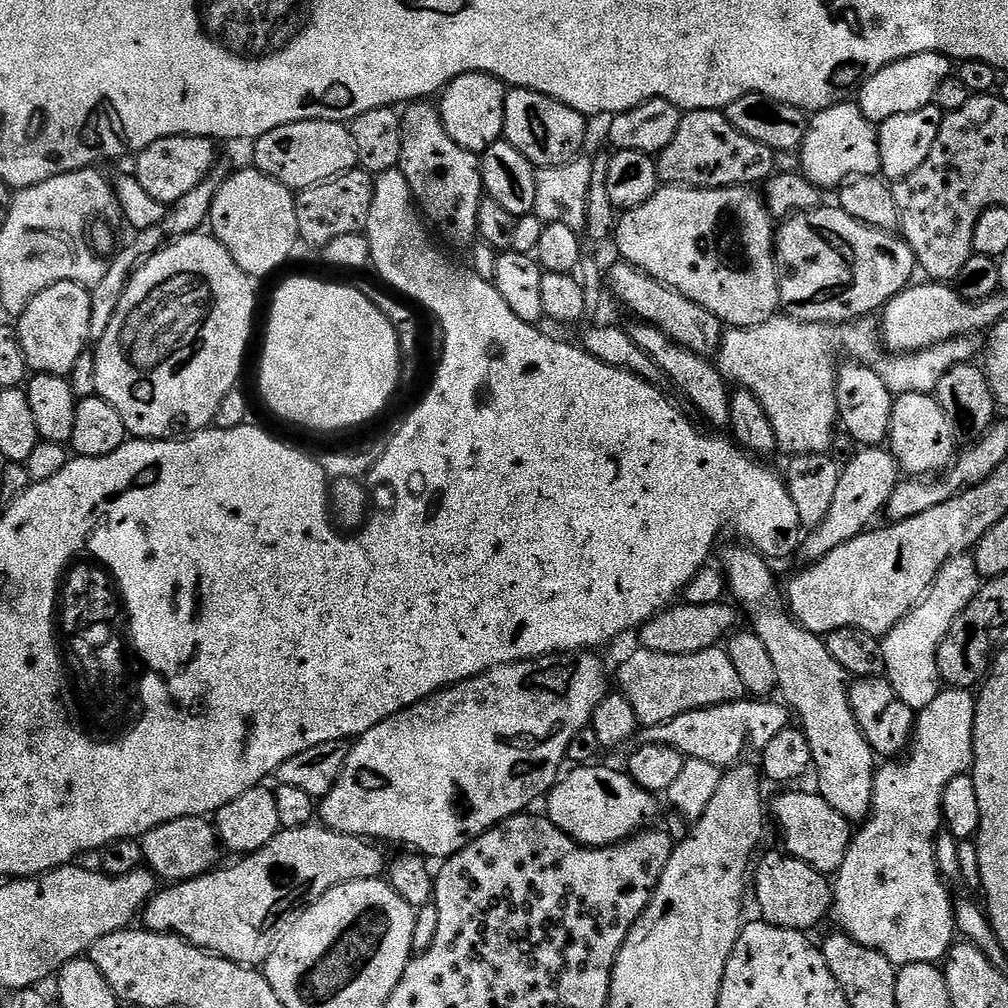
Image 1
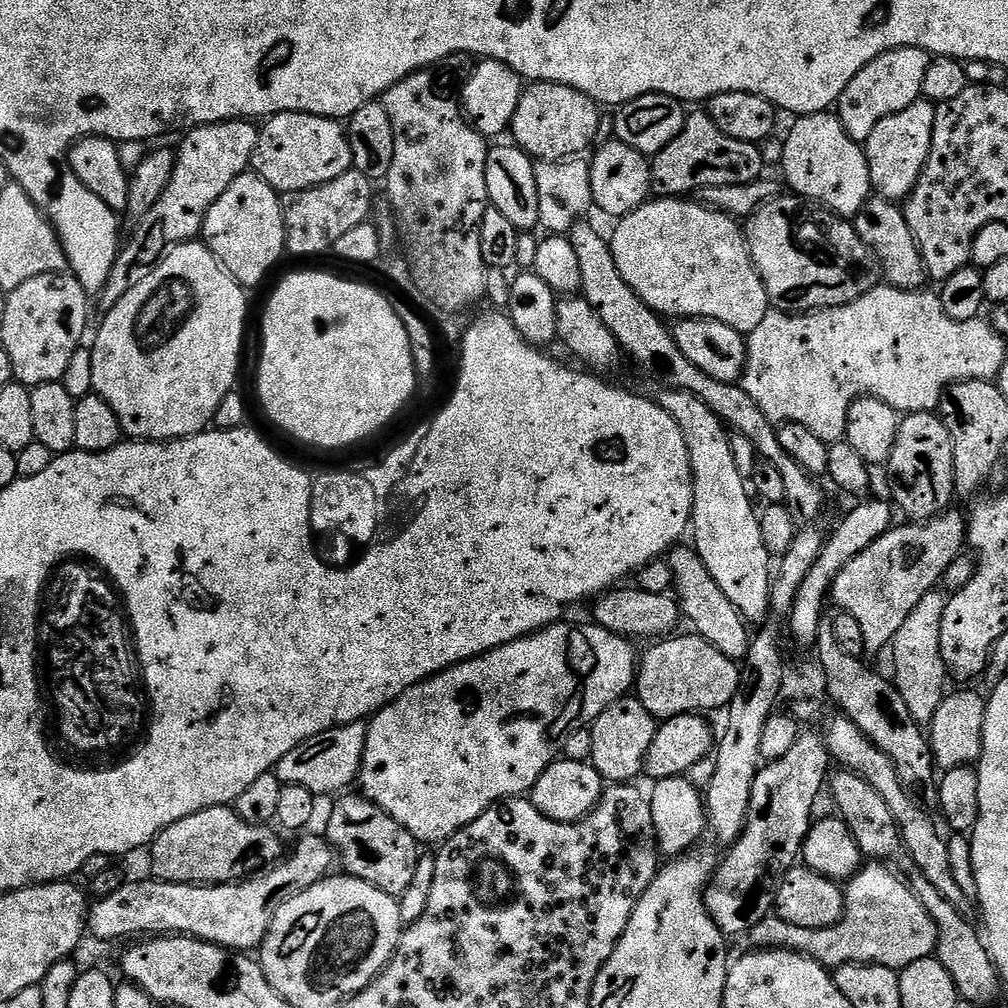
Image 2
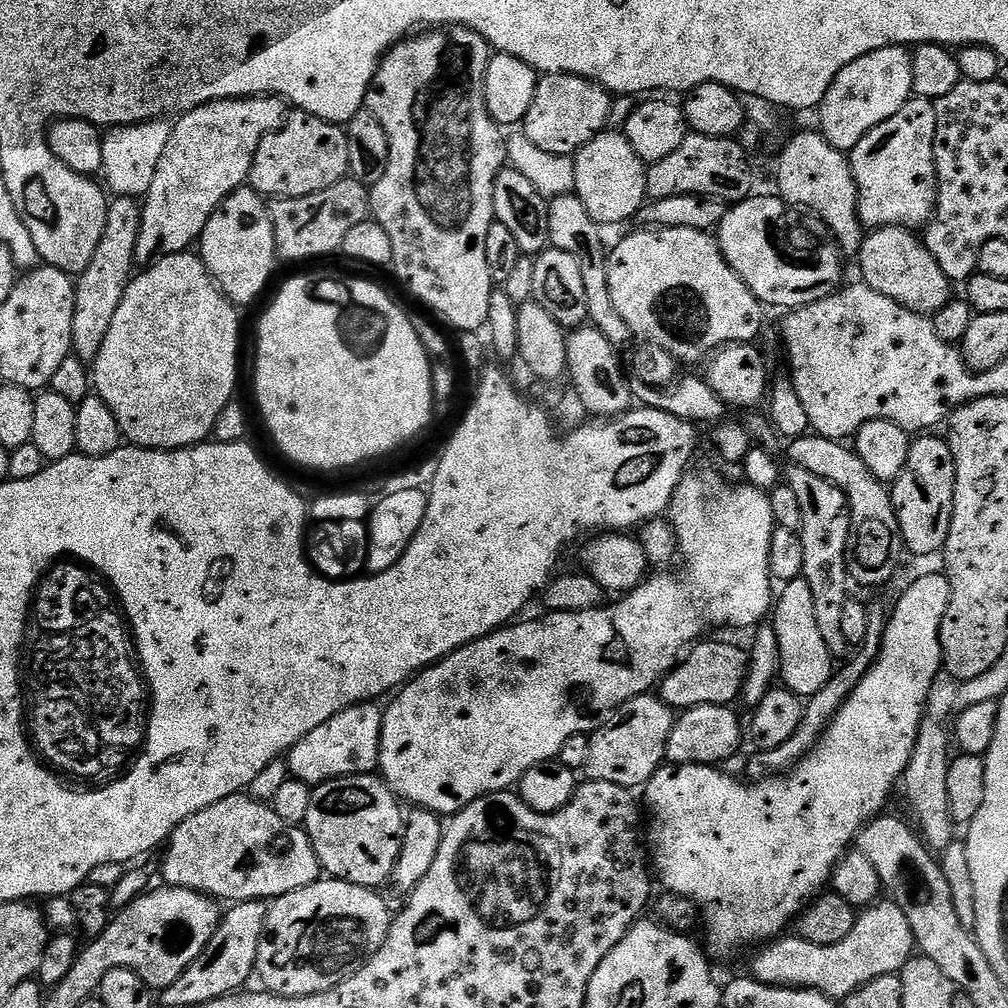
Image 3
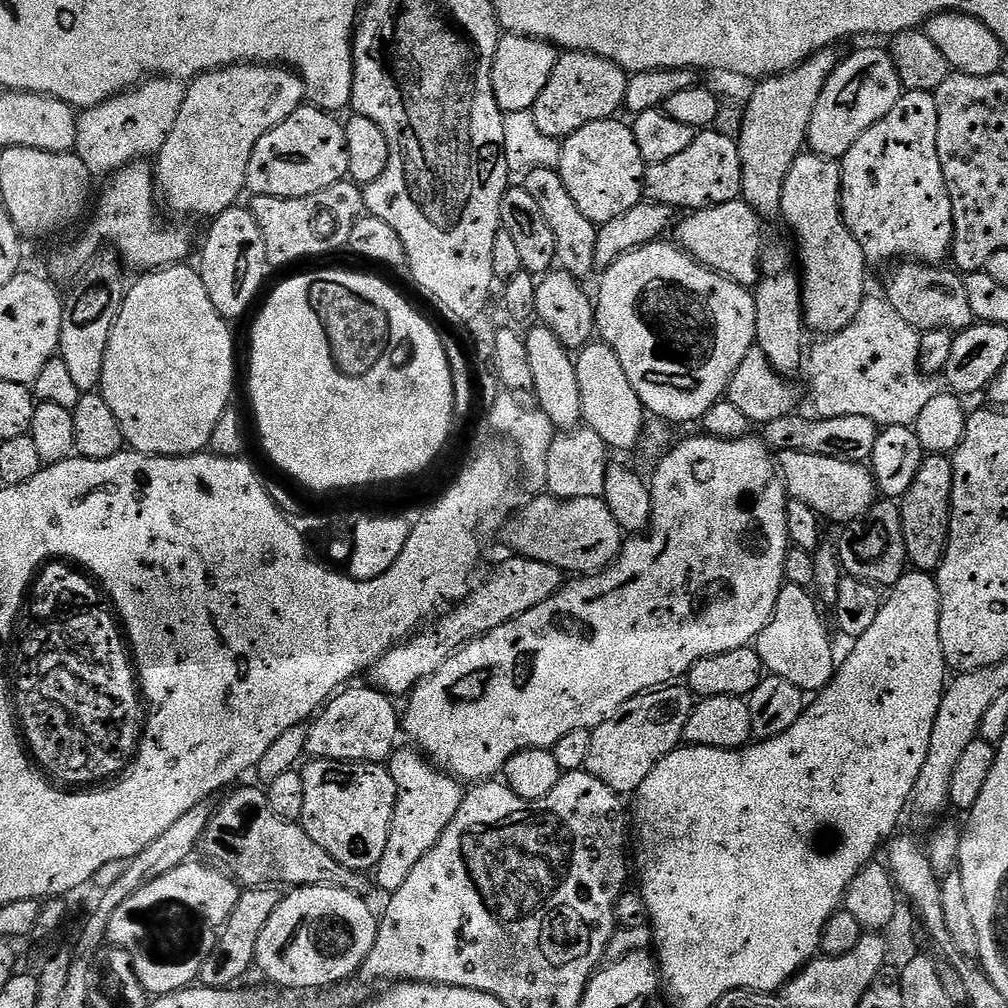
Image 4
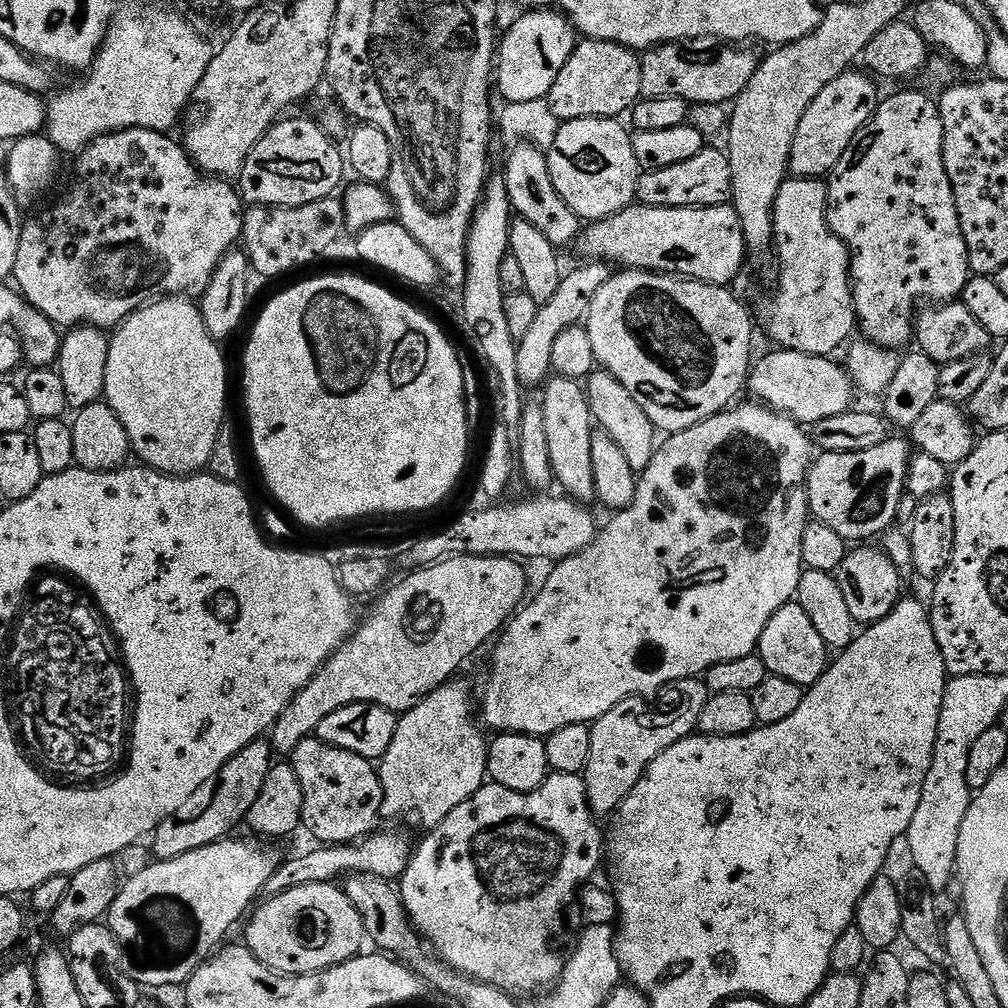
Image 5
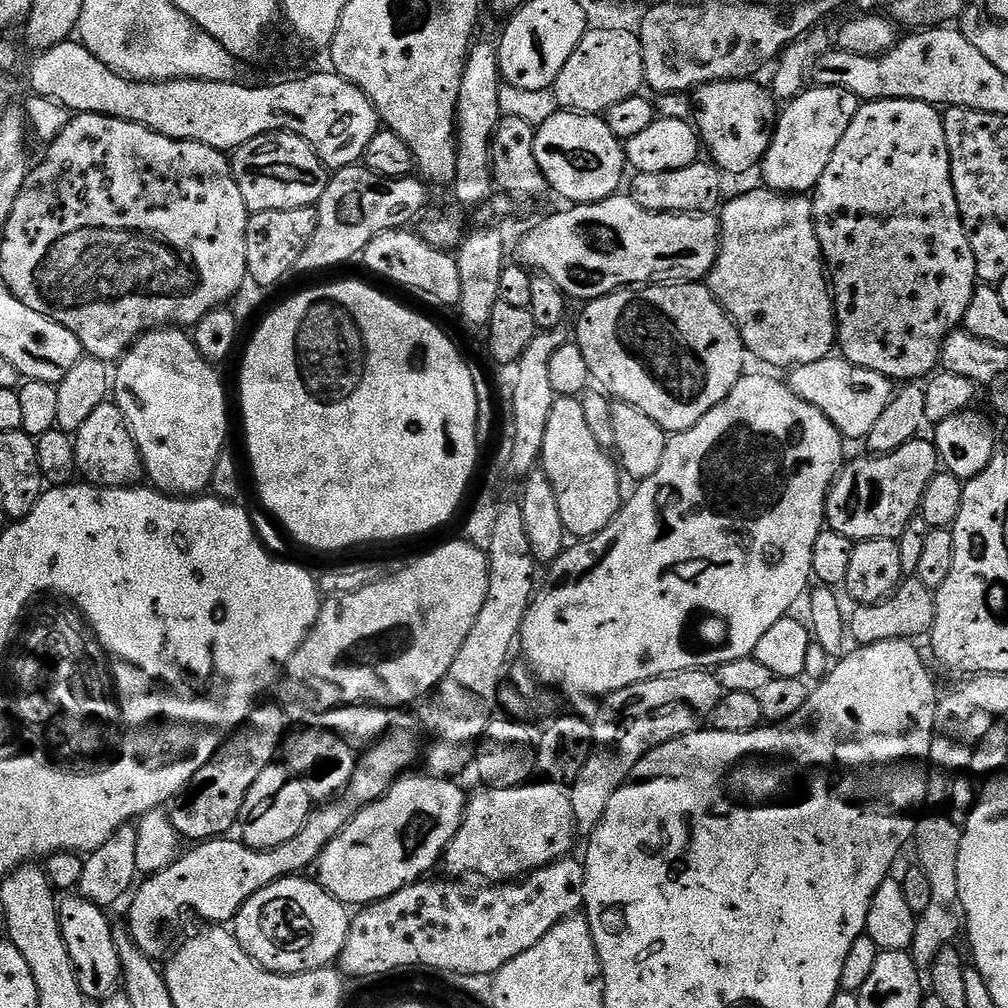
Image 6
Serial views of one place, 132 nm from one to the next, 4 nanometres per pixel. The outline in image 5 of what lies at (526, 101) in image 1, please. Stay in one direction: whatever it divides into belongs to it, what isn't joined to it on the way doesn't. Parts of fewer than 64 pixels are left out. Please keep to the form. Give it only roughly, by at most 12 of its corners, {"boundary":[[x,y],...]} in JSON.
{"boundary":[[581,39],[548,91],[561,122],[620,118],[641,99],[641,57]]}

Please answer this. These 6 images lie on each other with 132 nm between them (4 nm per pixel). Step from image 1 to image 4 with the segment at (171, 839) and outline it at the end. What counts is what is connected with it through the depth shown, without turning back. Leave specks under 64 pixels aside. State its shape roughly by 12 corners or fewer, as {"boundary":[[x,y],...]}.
{"boundary":[[231,791],[202,837],[245,887],[336,887],[363,875],[267,793]]}

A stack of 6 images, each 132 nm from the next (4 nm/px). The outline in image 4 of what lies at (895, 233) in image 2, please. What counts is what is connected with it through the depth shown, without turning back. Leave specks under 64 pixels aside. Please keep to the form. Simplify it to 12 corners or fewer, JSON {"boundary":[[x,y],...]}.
{"boundary":[[900,262],[886,299],[917,332],[955,334],[974,317],[963,279]]}

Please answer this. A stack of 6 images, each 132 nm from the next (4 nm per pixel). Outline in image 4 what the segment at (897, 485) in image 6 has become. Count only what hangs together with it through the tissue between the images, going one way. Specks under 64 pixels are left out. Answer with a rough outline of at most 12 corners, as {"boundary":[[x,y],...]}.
{"boundary":[[777,453],[789,497],[855,525],[877,503],[864,464]]}

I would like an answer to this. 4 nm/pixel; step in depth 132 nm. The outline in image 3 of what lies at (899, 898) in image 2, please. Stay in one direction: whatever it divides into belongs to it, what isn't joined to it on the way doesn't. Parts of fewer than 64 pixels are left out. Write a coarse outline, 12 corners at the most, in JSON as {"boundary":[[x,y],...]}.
{"boundary":[[891,898],[834,946],[799,934],[755,949],[751,975],[837,1002],[899,974],[918,948]]}

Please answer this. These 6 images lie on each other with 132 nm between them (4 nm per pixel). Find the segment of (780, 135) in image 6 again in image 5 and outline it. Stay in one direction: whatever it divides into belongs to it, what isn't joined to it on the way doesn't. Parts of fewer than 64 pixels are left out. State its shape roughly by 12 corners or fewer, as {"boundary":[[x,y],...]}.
{"boundary":[[849,70],[798,122],[793,177],[827,177],[876,113],[877,81]]}

